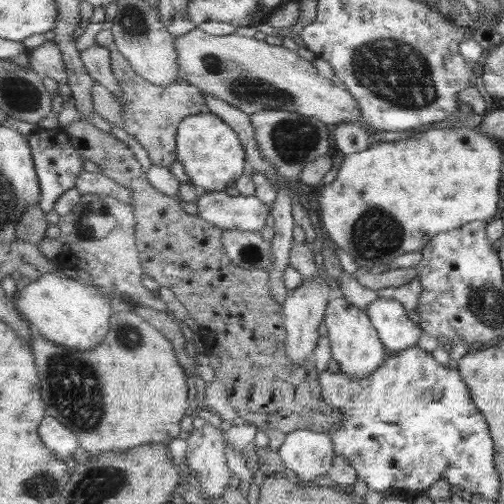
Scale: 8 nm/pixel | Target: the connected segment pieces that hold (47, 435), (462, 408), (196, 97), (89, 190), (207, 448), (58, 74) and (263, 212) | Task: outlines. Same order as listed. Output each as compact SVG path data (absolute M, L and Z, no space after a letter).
M47 416L47 420L43 420L39 434L43 436L43 442L45 442L47 448L50 448L64 460L71 458L79 450L77 436L69 428L65 428L63 424L59 424L59 420L55 420L51 416Z
M417 344L406 351L390 353L378 371L365 378L351 377L343 371L338 374L321 371L319 383L323 387L323 396L343 413L341 428L328 433L334 440L335 452L347 458L369 490L385 493L393 488L412 499L427 492L439 480L445 480L483 500L498 502L502 476L496 467L498 449L494 436L491 436L490 424L474 403L470 387L460 371L440 362L435 352L425 351Z
M112 47L112 69L120 87L121 116L124 131L132 136L148 153L152 165L169 168L178 161L178 129L184 119L192 115L209 113L202 91L186 80L179 80L171 87L152 84L139 75L119 49Z
M84 170L81 172L81 175L79 175L75 188L77 188L79 194L82 195L111 195L126 202L131 202L133 199L133 189L119 184L115 179L108 177L101 171L89 172Z
M209 422L189 430L186 439L188 466L197 472L201 490L207 500L223 498L234 476L227 462L226 436Z
M55 40L45 41L41 46L28 50L31 55L29 66L33 67L41 77L49 76L55 82L64 82L68 85L69 74L67 64L63 60L63 50Z
M199 191L196 203L202 220L223 231L260 232L271 212L271 206L257 195L229 196L225 191Z

